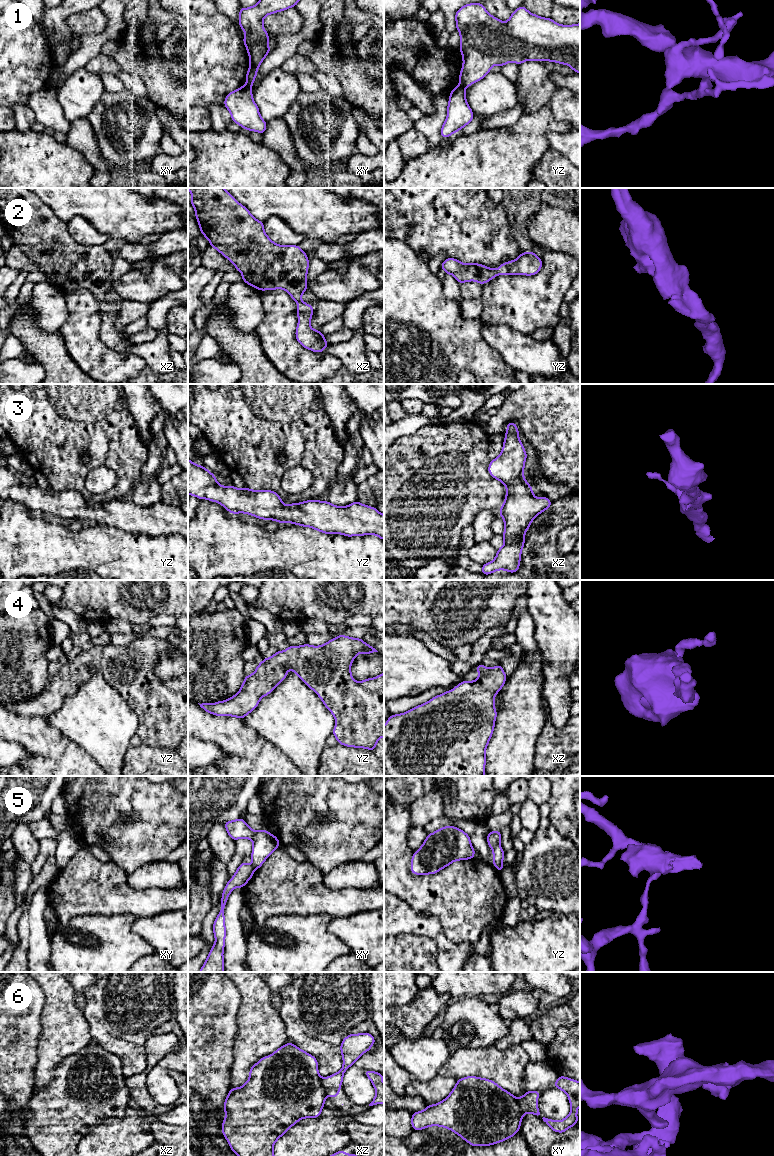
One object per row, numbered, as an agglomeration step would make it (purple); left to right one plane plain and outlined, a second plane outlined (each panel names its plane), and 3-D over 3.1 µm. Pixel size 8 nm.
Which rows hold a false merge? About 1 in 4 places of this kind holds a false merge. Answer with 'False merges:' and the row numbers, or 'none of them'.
False merges: 1, 5, 6

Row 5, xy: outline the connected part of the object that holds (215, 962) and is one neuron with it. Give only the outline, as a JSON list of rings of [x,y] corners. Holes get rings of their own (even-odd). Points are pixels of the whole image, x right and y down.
[[[243,861],[236,870],[234,876],[227,882],[224,891],[222,892],[221,909],[213,925],[213,932],[216,941],[199,972],[224,971],[223,951],[226,936],[224,910],[227,903],[227,899],[233,889],[237,887],[243,888],[246,885],[246,883],[252,878],[254,871],[255,869],[253,865],[246,864]]]

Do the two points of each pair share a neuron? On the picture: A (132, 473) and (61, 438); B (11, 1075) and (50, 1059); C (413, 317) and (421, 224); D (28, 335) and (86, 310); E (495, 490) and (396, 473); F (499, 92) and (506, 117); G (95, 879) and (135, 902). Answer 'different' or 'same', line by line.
A: same
B: different
C: different
D: different
E: same
F: different
G: same

